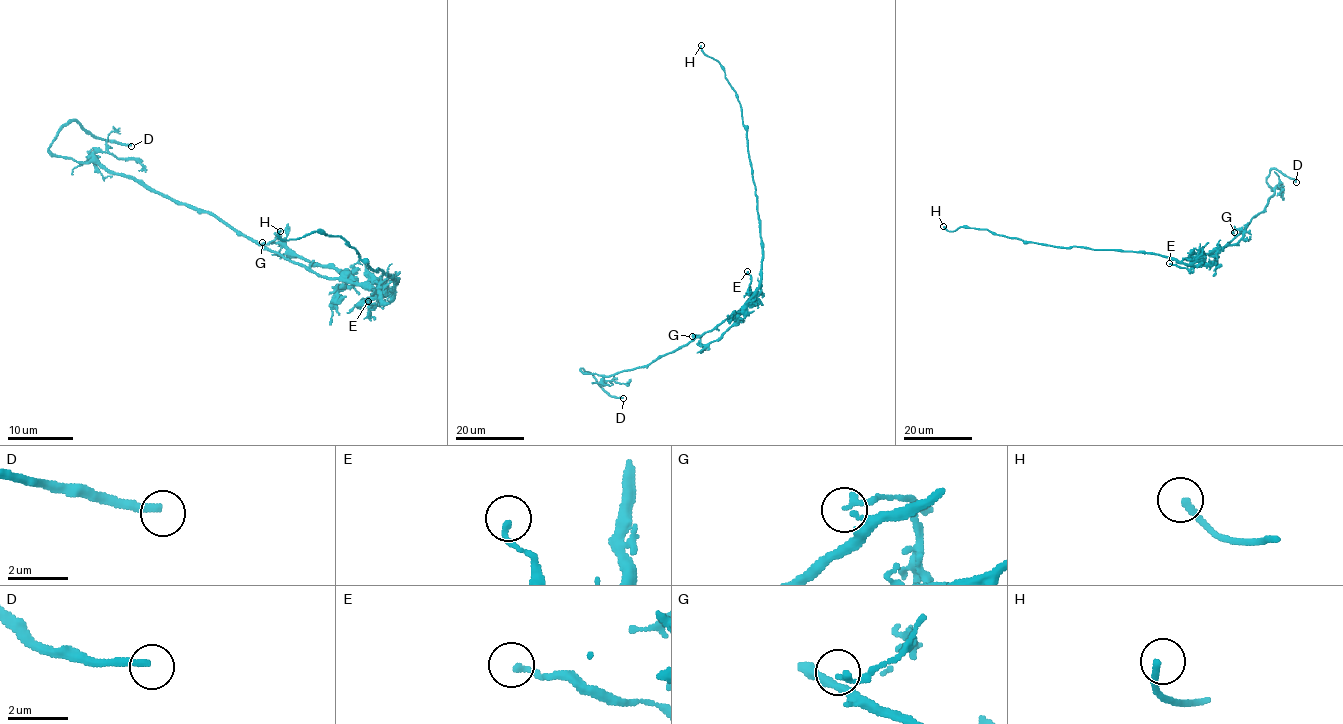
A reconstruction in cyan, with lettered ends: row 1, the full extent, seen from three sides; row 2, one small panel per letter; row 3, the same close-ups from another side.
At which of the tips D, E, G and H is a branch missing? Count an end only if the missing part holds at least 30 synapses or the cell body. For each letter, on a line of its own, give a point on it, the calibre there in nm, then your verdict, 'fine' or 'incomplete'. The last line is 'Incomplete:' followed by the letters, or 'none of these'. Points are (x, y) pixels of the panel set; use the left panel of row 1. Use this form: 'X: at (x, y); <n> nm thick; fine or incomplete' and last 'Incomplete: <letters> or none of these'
D: at (131, 146); 240 nm thick; incomplete
E: at (368, 301); 180 nm thick; fine
G: at (262, 242); 190 nm thick; fine
H: at (280, 231); 220 nm thick; fine
Incomplete: D

